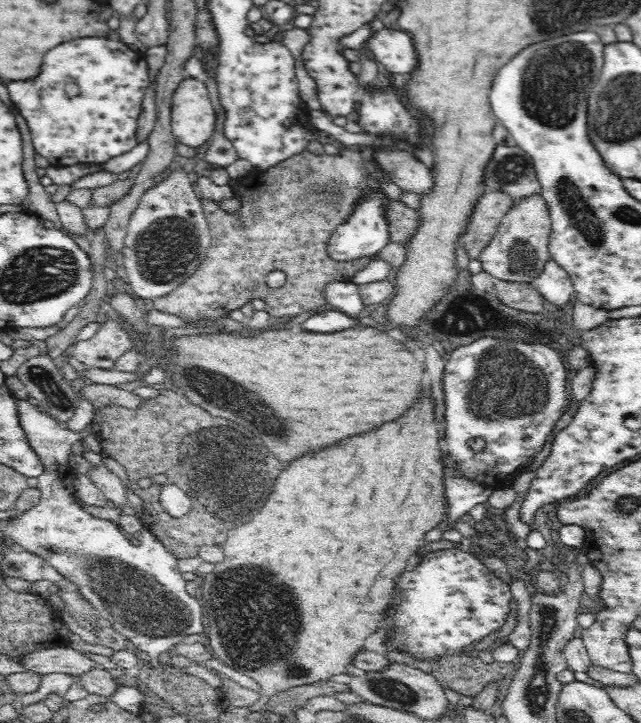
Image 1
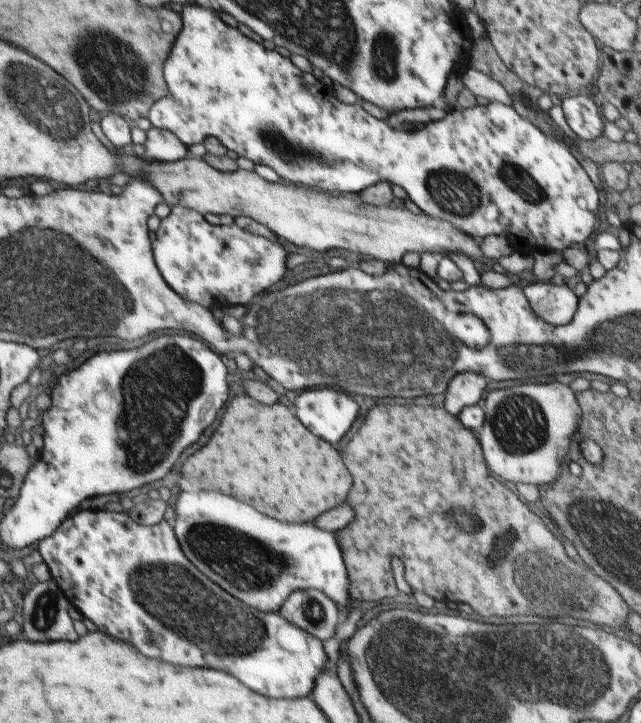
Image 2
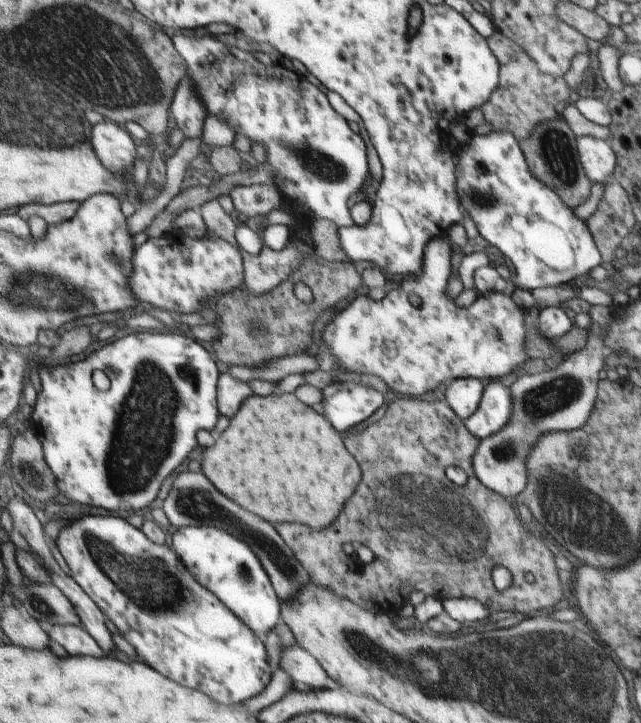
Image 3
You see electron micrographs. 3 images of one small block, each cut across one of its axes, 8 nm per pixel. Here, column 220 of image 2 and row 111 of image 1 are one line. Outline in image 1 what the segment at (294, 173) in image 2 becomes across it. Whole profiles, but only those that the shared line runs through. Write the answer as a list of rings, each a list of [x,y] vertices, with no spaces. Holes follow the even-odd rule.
[[[86,37],[54,46],[46,56],[40,74],[34,80],[6,82],[12,106],[26,120],[36,154],[44,156],[54,167],[76,162],[108,162],[111,158],[134,149],[138,143],[137,115],[141,110],[144,88],[149,82],[146,59],[143,54],[128,48],[116,38]],[[74,82],[80,93],[74,98],[65,95],[66,83]]]

